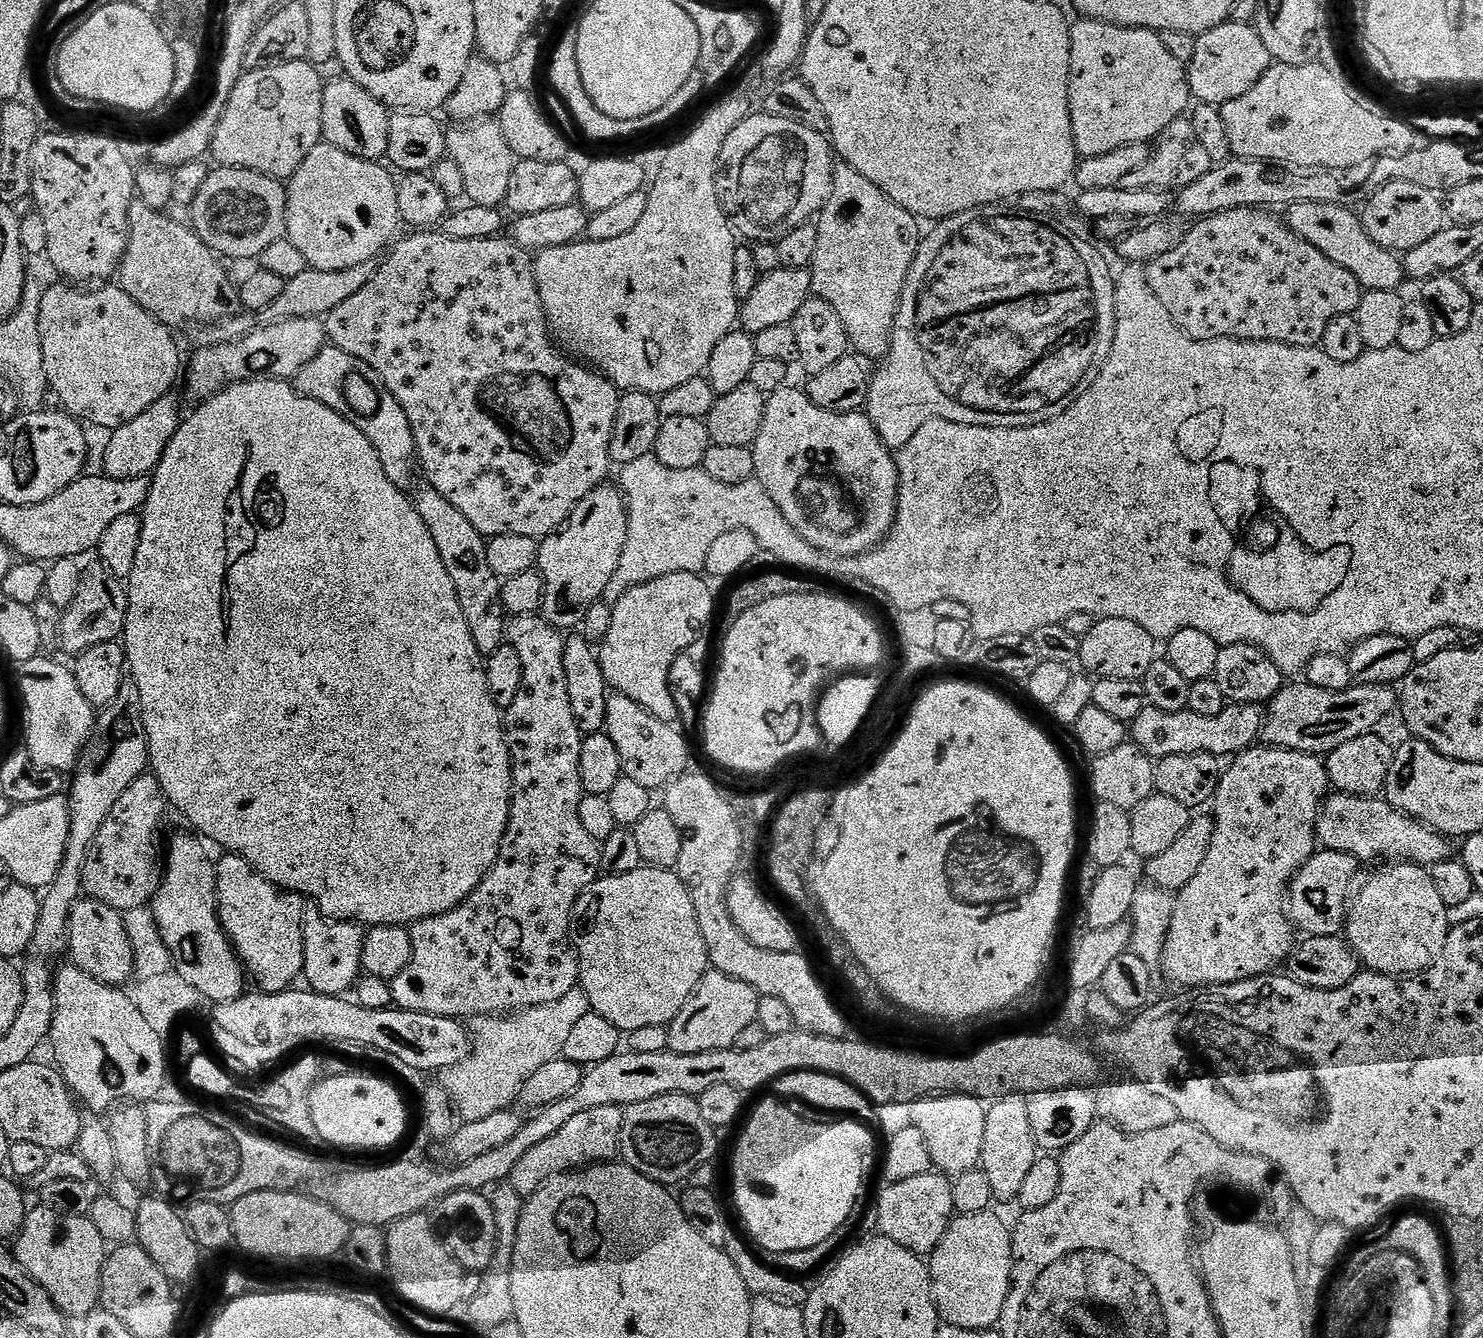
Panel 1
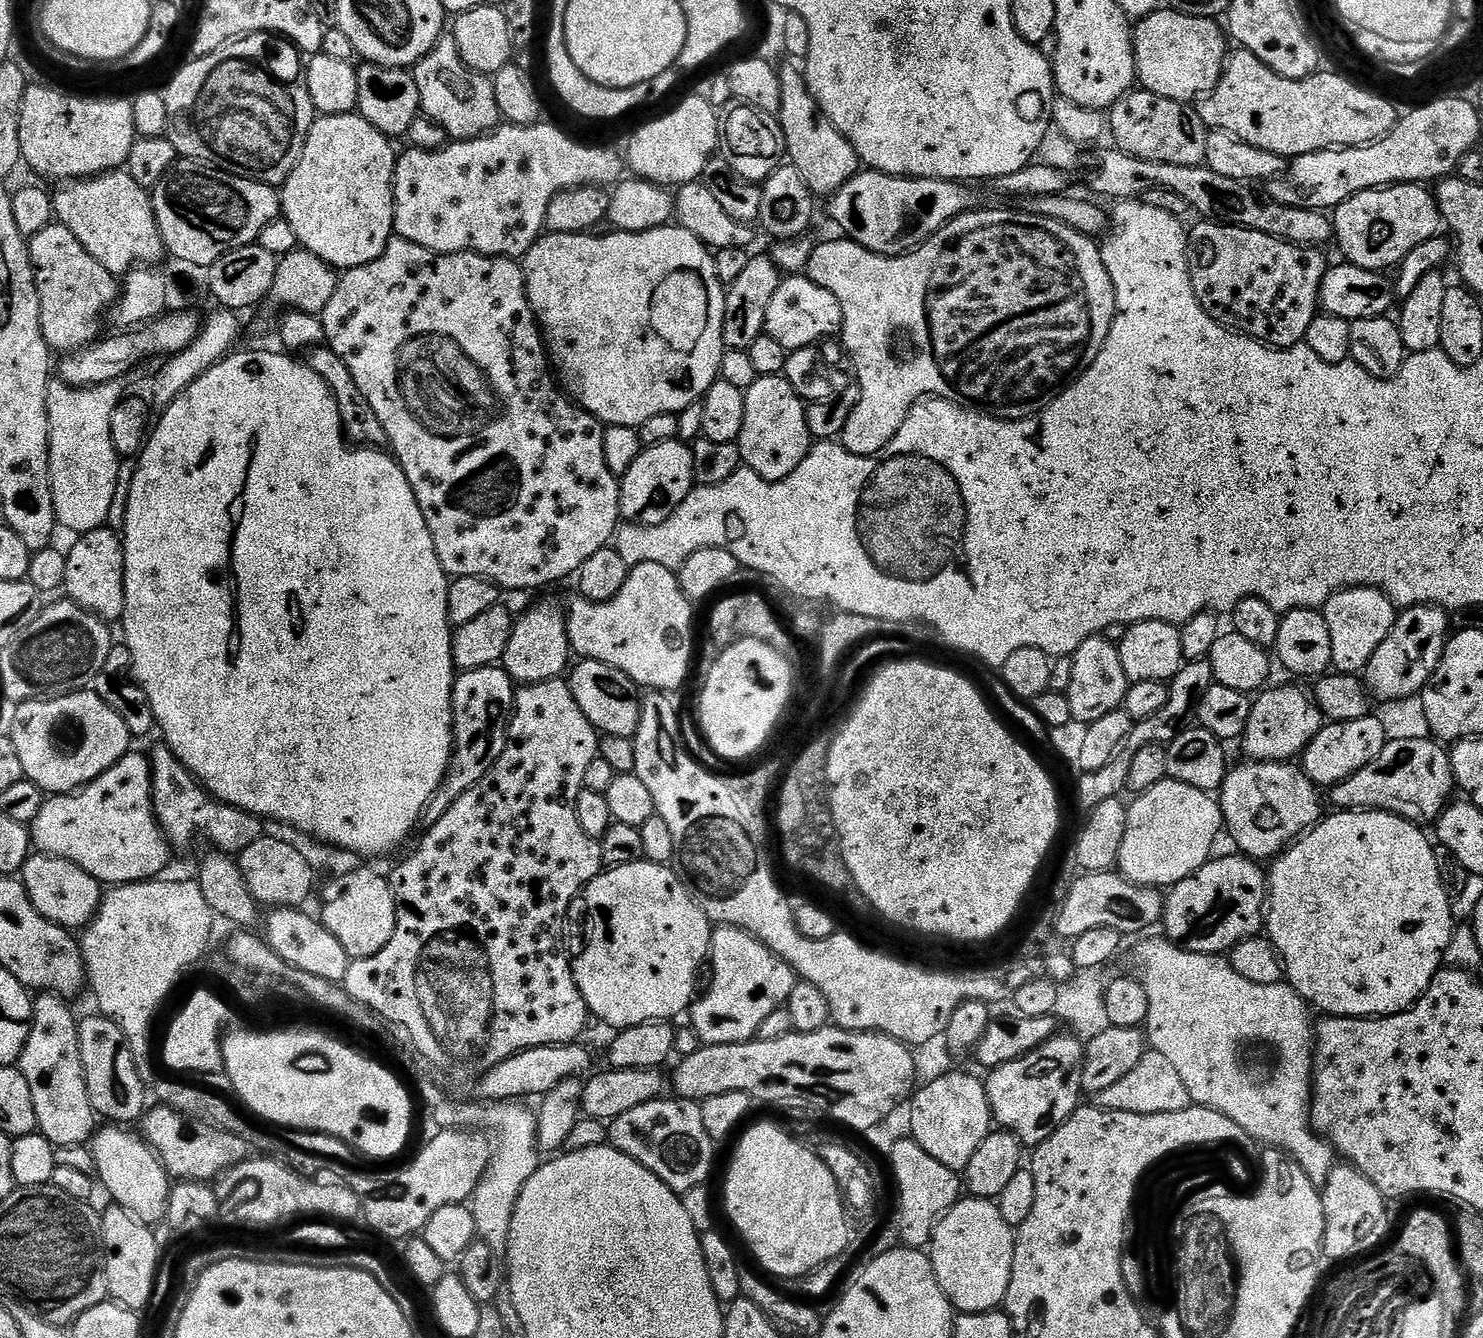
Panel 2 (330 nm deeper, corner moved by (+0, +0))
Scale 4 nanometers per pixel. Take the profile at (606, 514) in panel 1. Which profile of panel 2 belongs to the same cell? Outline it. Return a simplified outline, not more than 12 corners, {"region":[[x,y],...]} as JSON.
{"region":[[536,604],[513,623],[502,667],[517,685],[563,677],[565,609]]}

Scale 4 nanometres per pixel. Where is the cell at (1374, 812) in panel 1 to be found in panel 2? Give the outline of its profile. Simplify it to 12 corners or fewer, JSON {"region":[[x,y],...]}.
{"region":[[1296,762],[1229,767],[1223,827],[1268,862],[1322,819]]}

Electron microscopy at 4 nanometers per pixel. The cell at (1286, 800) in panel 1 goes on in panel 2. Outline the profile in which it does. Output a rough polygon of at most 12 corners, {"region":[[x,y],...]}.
{"region":[[1300,688],[1253,699],[1242,745],[1253,761],[1291,761],[1324,727]]}

